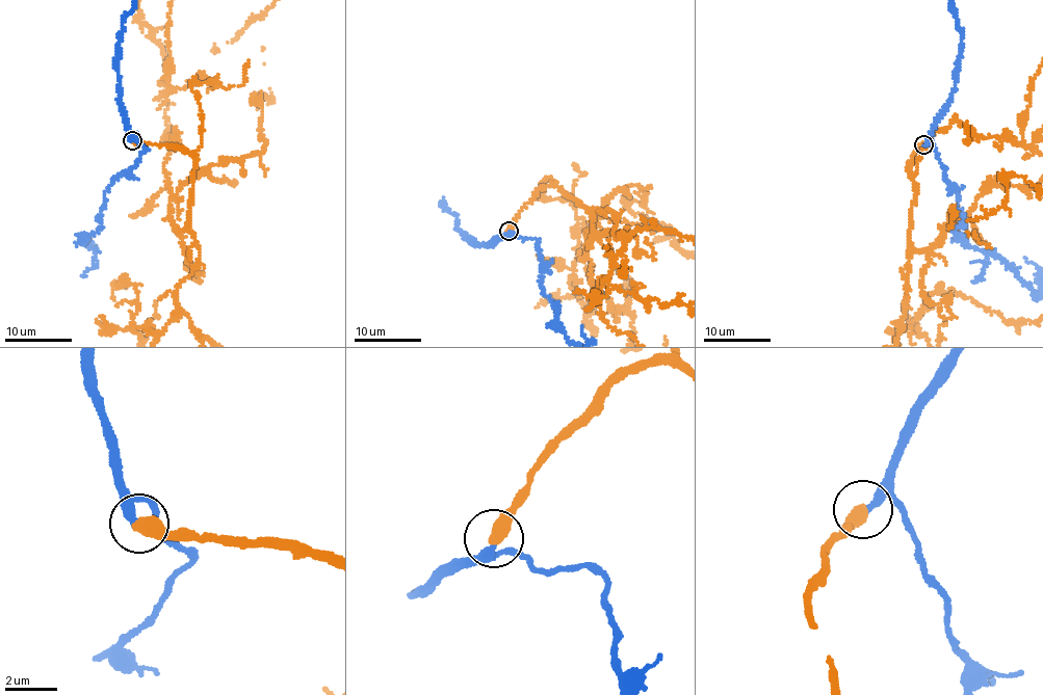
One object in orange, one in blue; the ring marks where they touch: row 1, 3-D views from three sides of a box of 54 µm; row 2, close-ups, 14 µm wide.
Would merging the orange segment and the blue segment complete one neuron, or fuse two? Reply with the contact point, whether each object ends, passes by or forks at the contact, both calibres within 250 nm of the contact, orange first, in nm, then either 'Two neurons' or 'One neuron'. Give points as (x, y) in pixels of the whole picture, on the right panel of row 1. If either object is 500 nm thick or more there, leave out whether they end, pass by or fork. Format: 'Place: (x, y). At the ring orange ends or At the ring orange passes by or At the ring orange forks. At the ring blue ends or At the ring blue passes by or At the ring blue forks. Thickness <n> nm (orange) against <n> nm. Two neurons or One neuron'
Place: (923, 144). Thickness 550 nm (orange) against 320 nm. One neuron

